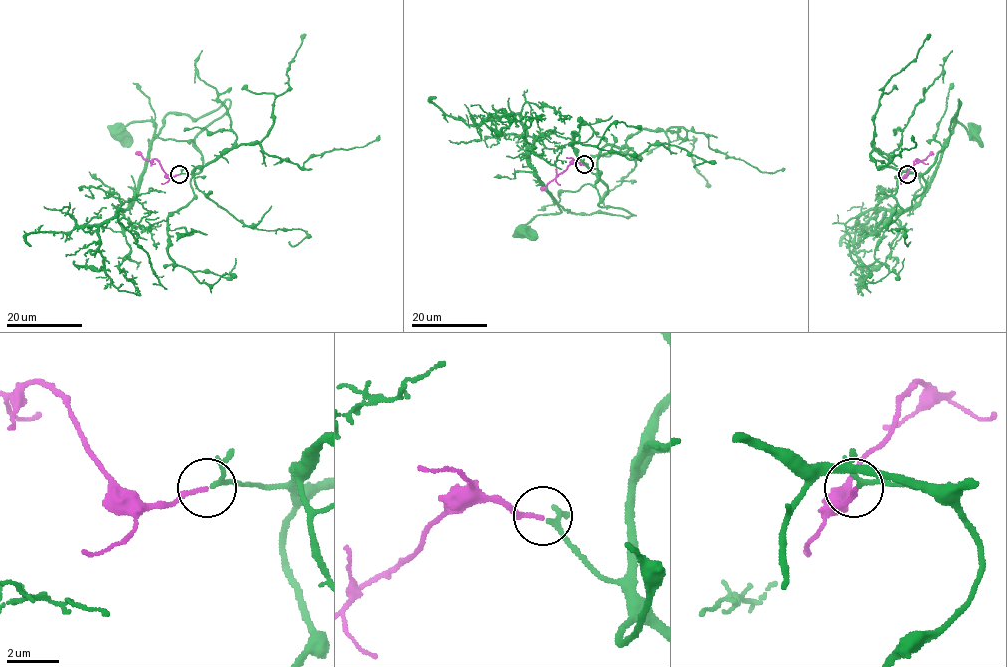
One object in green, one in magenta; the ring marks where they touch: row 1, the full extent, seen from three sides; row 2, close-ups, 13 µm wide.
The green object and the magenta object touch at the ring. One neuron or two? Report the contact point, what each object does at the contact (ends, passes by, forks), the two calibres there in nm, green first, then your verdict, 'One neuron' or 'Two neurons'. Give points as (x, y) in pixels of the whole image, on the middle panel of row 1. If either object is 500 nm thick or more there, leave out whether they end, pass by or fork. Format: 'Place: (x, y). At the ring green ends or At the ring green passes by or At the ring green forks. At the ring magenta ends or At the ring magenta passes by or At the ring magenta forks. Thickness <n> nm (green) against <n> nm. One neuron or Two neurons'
Place: (584, 164). At the ring green passes by. At the ring magenta ends. Thickness 150 nm (green) against 170 nm. One neuron

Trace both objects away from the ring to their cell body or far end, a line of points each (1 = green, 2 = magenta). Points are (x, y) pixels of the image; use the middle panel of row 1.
1: (585, 165), (607, 185), (598, 204), (635, 215), (573, 213), (560, 206), (560, 212), (536, 215), (523, 231)
2: (584, 165), (573, 162), (540, 189)

